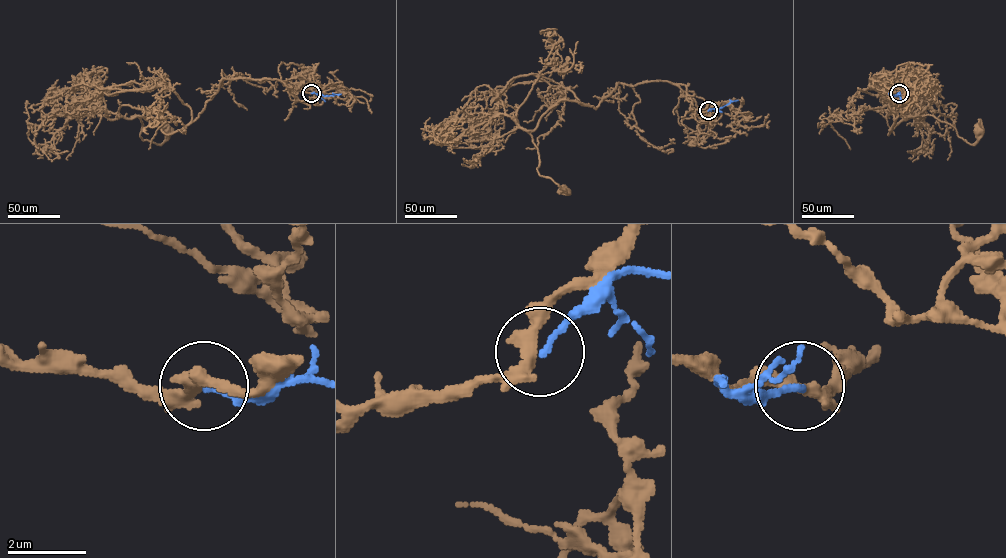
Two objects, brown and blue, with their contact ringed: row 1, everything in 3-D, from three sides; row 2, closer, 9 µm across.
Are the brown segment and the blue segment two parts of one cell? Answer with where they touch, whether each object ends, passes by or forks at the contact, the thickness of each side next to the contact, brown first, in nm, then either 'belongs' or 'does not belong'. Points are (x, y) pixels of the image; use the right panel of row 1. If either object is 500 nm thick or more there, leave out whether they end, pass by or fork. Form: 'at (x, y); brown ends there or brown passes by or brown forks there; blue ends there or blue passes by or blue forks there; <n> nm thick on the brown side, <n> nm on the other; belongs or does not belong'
at (899, 93); brown passes by; blue ends there; 360 nm thick on the brown side, 160 nm on the other; does not belong

